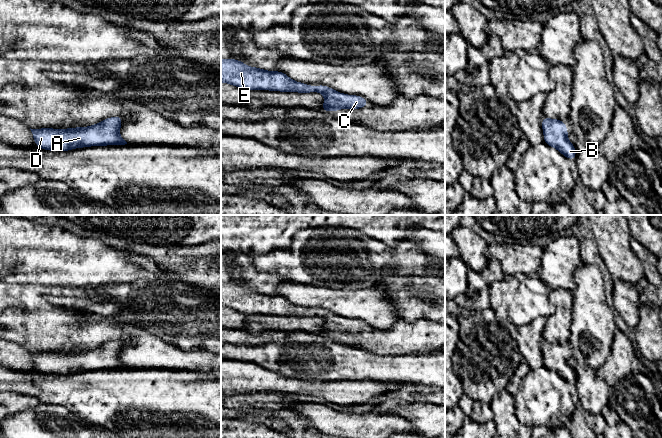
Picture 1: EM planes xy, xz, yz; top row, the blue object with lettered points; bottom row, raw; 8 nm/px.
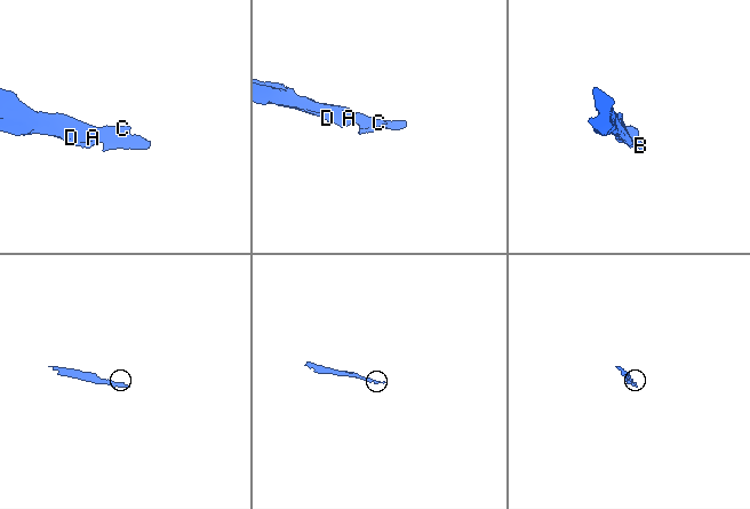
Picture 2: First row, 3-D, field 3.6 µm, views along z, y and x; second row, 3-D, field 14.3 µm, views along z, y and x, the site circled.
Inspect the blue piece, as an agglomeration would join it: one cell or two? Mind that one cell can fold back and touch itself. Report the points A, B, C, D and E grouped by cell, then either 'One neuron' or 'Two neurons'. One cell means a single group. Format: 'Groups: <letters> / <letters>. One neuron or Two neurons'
Groups: A B C D E. One neuron

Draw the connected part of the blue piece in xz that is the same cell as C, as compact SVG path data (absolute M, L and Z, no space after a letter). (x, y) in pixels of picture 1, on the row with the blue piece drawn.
M221 59L221 82L232 84L246 91L271 90L322 93L325 97L322 107L323 112L335 112L343 108L360 109L369 105L369 102L361 96L339 93L324 85L306 85L290 79L283 72L270 72L257 67L252 68L235 59Z

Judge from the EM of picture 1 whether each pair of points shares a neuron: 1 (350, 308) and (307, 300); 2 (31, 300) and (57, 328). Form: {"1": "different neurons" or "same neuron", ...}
{"1": "same neuron", "2": "same neuron"}

